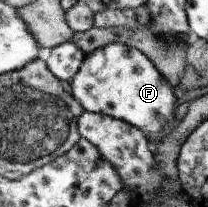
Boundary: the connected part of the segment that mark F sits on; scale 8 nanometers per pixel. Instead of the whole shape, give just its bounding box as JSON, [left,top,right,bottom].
[70,43,178,149]

